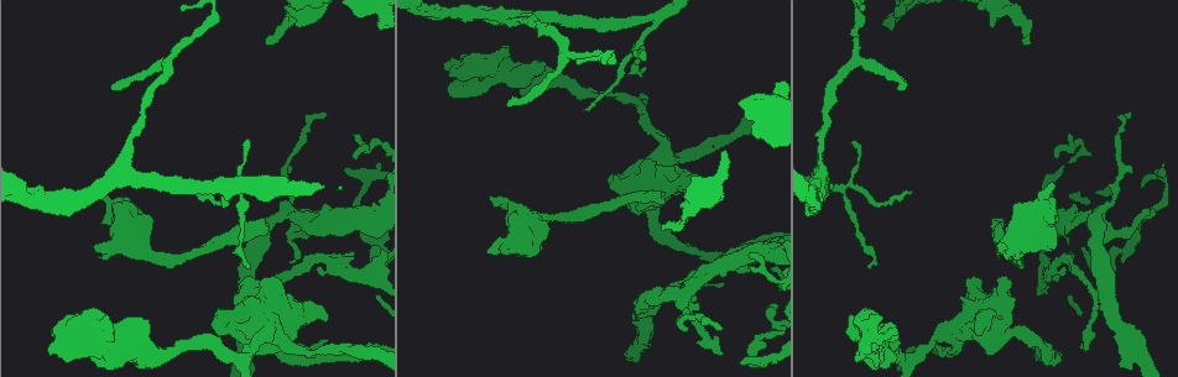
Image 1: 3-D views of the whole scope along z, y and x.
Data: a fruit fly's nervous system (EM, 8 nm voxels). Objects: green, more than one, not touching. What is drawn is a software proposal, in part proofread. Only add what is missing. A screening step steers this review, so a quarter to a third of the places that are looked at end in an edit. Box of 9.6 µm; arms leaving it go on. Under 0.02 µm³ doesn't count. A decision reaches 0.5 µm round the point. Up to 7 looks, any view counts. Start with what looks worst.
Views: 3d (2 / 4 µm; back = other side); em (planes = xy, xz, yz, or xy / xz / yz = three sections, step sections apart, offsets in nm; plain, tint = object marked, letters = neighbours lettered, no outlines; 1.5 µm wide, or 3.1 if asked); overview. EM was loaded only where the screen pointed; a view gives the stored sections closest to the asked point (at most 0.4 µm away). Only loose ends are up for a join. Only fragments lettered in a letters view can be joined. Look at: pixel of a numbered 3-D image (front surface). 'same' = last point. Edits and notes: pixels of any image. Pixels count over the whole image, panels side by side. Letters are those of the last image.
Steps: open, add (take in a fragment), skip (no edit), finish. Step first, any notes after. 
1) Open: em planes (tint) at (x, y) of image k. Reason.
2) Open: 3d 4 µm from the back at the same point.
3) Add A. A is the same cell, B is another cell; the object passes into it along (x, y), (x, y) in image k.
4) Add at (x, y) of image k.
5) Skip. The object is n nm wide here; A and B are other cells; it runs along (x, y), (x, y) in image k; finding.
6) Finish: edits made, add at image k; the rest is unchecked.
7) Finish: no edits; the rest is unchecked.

Open: 3d 4 µm from the back at (724, 285) of image 1. Branch stops here.

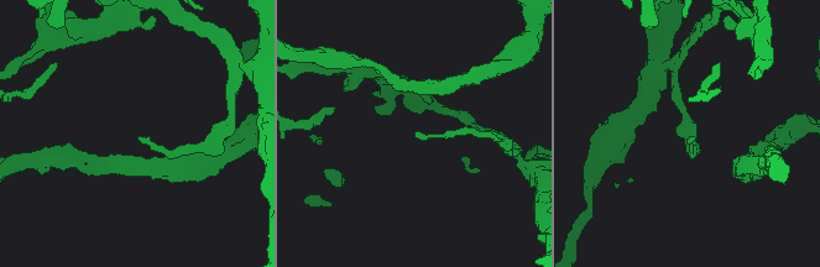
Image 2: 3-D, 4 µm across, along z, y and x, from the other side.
Open: em xz step 4 (letters) at (414, 134) of image 2. Need the tissue.

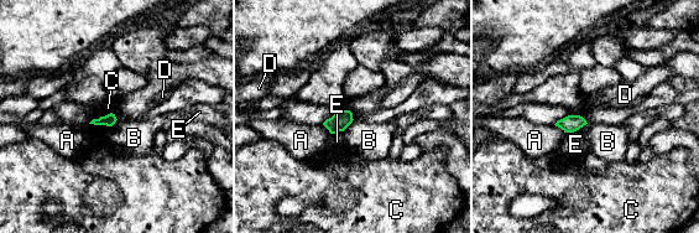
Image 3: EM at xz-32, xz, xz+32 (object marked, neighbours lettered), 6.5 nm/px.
Skip. A, B, C, D and E are other cells; a border runs along (353, 119), (343, 131) in image 3; none of them fits.

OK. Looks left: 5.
Open: 3d 4 µm at (869, 354) of image 1. Thick end.

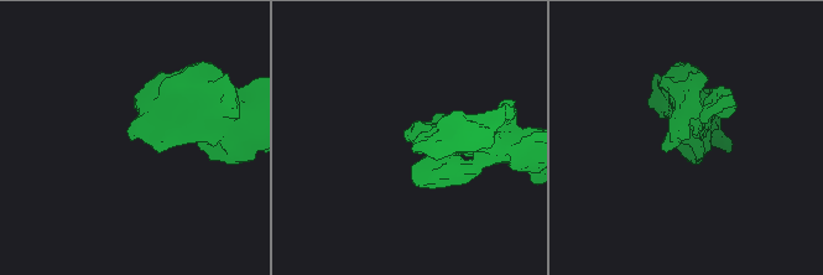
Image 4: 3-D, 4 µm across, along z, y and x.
Open: em xz step 8 (letters) at (688, 138) of image 4.

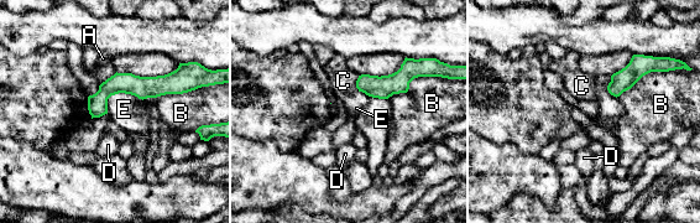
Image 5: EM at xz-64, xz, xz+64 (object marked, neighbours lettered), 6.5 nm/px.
Skip. A, B, C, D and E are other cells; a border runs along (413, 79), (406, 92), (387, 98) in image 5; none of them fits.

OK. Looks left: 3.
Open: 3d 2 µm at (97, 252) of image 1.

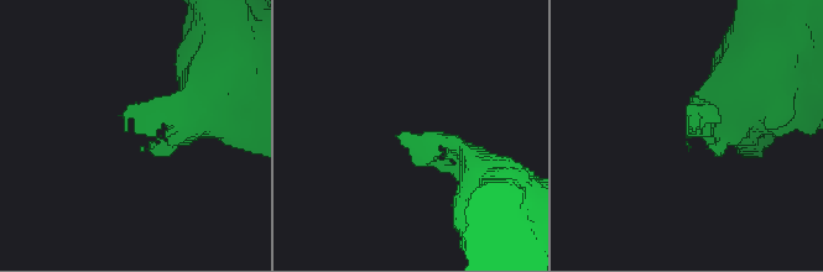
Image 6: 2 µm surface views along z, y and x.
Open: em planes (letters) at (127, 130) of image 6.

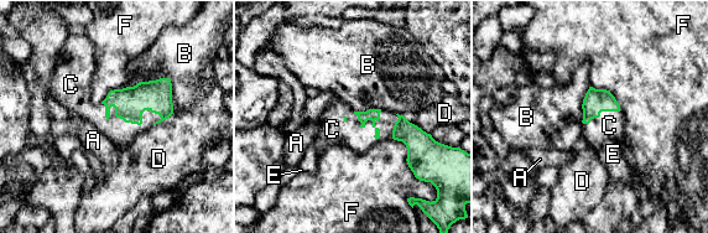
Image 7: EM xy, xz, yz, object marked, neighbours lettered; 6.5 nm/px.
Add C. C is the same cell, A, B, D, E and F are other cells; it goes on there.

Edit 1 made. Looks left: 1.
Finish: edits made, add at image 7; the rest is unchecked.

